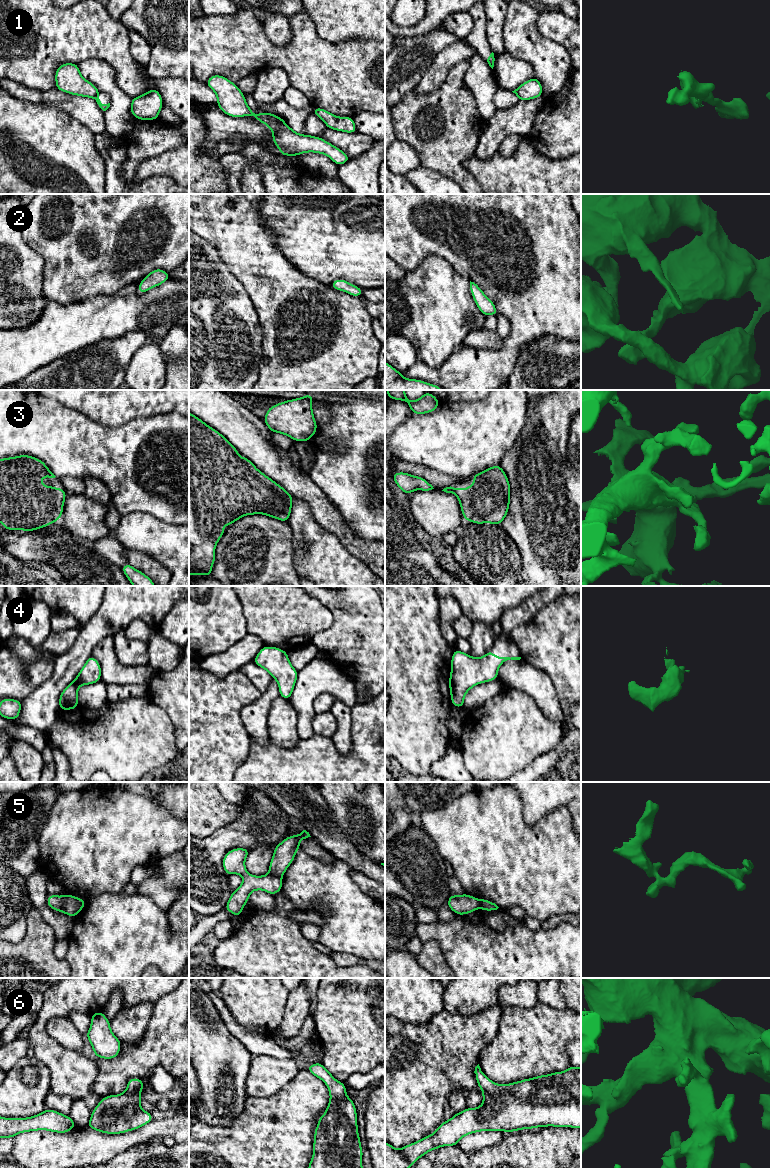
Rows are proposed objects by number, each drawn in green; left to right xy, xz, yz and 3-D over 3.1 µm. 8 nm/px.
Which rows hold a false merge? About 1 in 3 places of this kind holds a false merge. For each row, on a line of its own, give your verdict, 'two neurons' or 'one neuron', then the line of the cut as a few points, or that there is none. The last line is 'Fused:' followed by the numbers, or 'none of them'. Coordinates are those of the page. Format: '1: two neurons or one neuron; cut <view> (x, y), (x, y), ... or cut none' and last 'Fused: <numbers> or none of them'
1: two neurons; cut xy (99, 92), (94, 98)
2: one neuron; cut none
3: one neuron; cut none
4: one neuron; cut none
5: two neurons; cut xz (269, 873), (281, 877)
6: one neuron; cut none
Fused: 1, 5

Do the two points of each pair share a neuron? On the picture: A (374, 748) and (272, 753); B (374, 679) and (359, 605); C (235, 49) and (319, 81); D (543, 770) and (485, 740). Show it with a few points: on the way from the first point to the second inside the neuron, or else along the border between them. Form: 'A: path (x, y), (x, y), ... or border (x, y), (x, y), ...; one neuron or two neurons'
A: path (349, 762), (297, 762); one neuron
B: path (374, 661), (373, 648), (365, 640), (361, 623); one neuron
C: path (256, 52), (270, 56), (296, 58), (298, 60); one neuron
D: border (549, 750), (538, 755), (516, 771); two neurons

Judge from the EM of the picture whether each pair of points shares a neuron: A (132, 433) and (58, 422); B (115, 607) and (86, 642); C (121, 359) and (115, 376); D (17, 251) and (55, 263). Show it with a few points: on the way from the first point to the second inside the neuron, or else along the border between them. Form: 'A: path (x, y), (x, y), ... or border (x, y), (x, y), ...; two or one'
A: path (114, 435), (90, 435), (86, 431), (76, 431); one
B: path (108, 616), (92, 633); one
C: path (117, 363), (115, 365), (115, 372); one
D: border (27, 244), (43, 259), (43, 283); two

